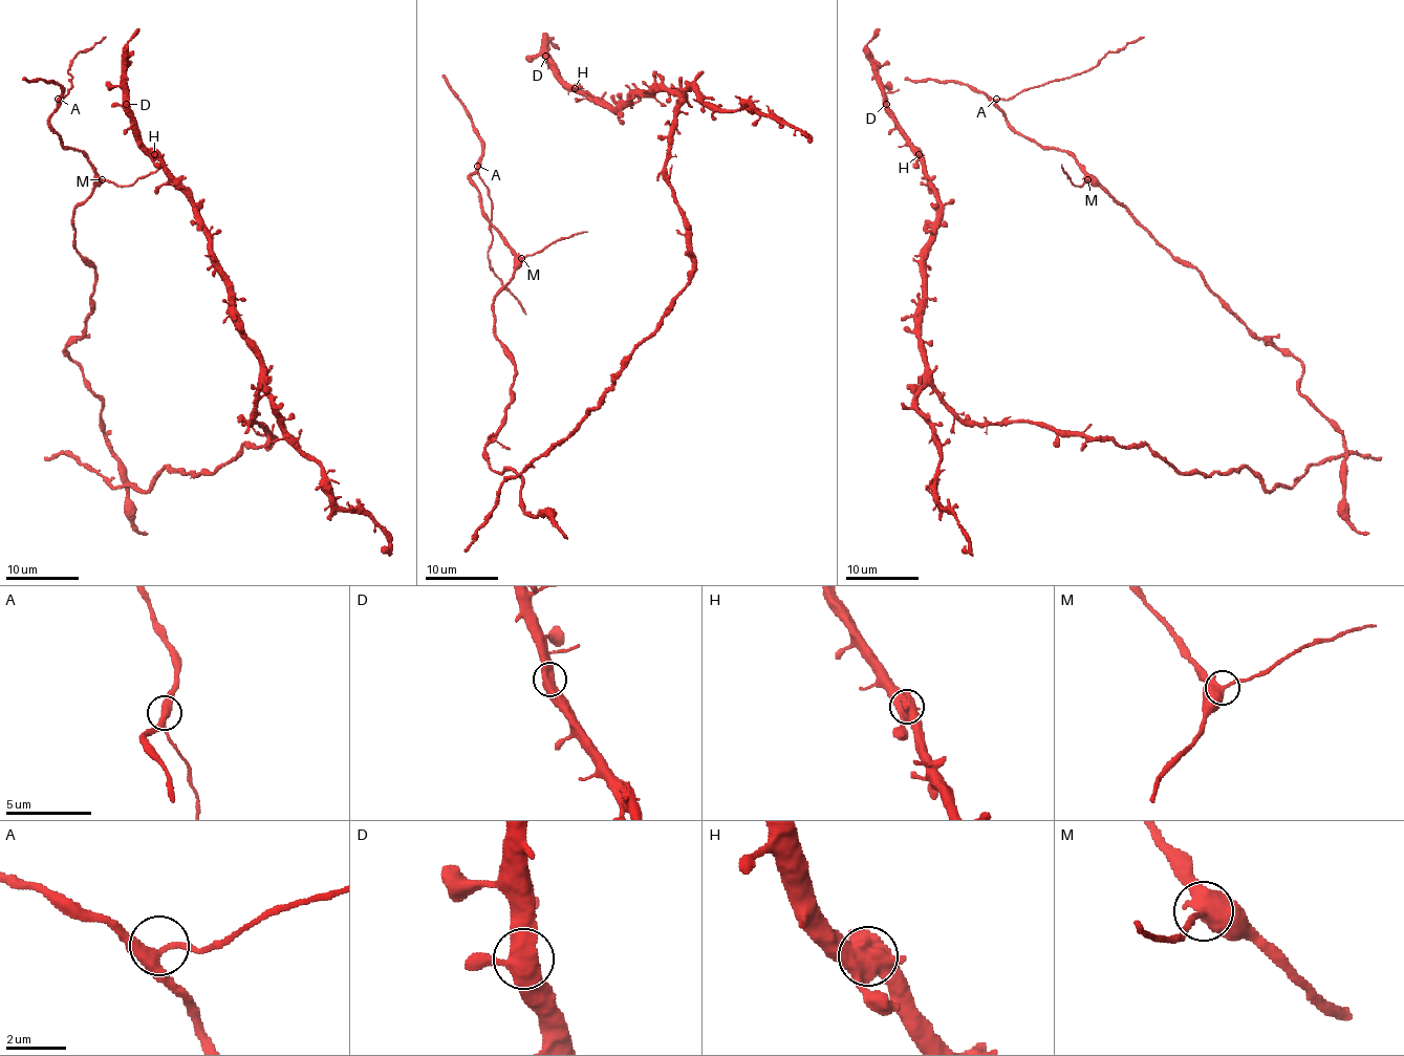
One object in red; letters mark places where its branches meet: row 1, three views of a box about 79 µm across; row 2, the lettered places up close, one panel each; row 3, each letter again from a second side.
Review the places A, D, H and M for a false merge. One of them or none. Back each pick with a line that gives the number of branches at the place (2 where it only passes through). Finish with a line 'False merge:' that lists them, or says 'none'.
False merge: none

